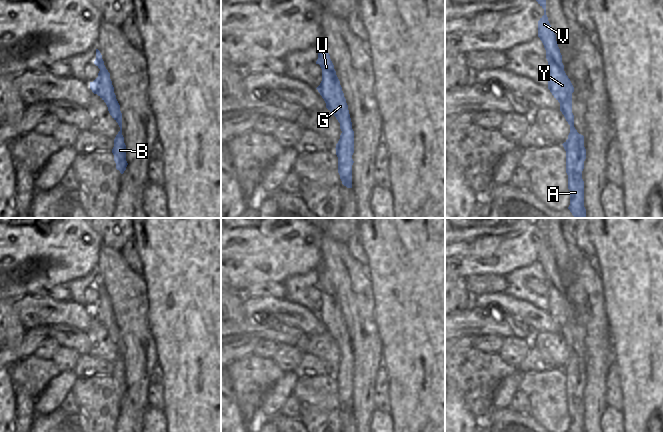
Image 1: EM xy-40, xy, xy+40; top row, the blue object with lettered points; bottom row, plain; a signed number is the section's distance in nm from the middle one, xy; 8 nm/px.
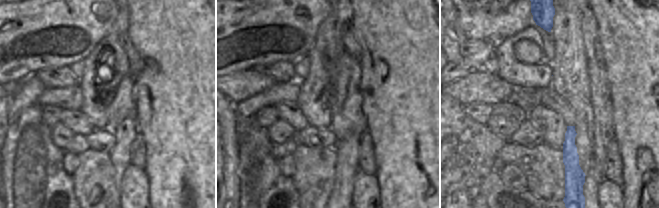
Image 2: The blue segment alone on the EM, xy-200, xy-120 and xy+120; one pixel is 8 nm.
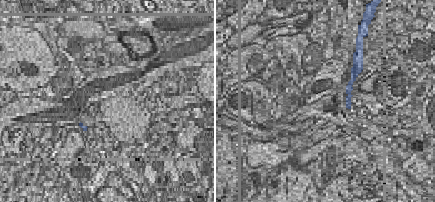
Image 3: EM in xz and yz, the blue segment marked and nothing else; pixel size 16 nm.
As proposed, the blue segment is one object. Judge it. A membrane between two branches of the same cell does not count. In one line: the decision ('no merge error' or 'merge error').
no merge error

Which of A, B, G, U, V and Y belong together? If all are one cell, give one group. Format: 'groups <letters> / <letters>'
groups A B G U V Y

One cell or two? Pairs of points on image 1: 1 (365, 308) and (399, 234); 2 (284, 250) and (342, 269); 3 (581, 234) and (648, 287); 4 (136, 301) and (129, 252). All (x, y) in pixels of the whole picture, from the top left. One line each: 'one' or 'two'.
1: two
2: two
3: two
4: two

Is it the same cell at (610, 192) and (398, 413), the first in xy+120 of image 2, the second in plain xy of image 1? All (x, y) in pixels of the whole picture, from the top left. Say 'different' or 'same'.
different

